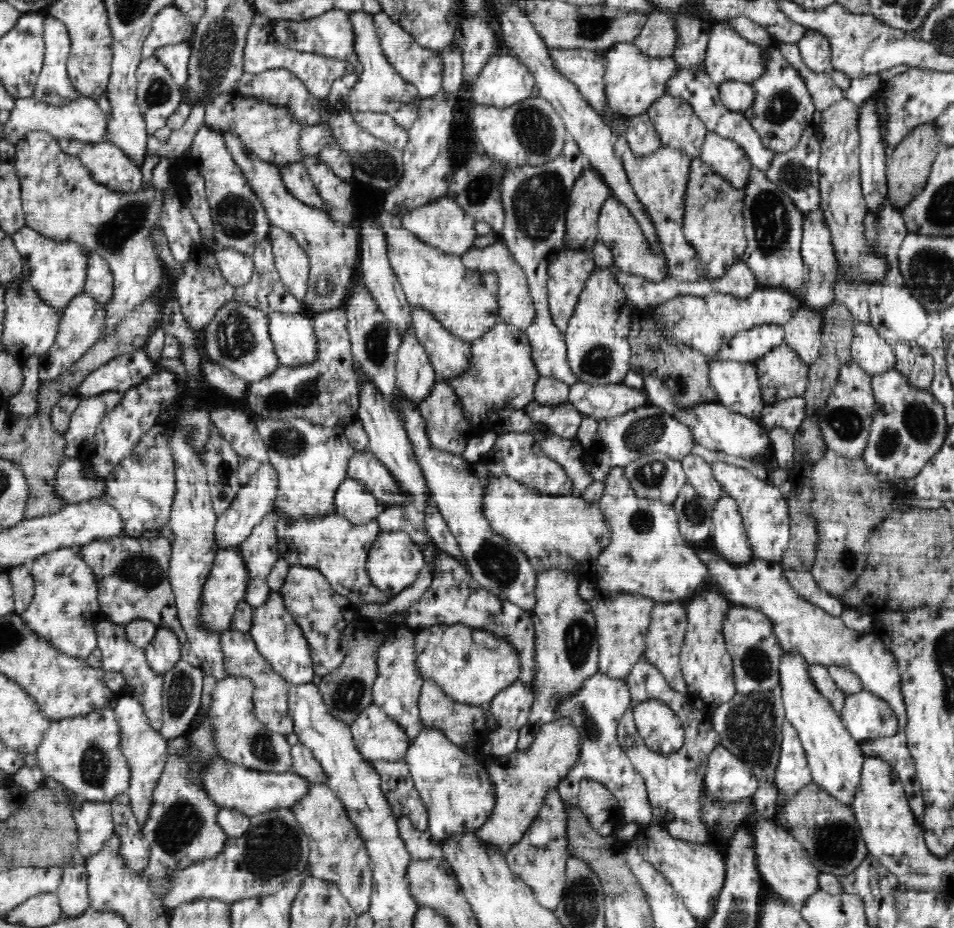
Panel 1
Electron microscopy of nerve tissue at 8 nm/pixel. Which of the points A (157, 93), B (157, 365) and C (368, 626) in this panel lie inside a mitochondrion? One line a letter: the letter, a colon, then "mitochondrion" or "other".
A: mitochondrion
B: other
C: other

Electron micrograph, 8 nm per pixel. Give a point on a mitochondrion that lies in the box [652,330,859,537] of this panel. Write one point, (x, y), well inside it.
(689, 386)

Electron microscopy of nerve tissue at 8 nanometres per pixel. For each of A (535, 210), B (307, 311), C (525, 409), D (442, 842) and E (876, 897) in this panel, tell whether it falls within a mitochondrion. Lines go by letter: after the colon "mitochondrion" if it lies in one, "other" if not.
A: mitochondrion
B: other
C: other
D: other
E: other

